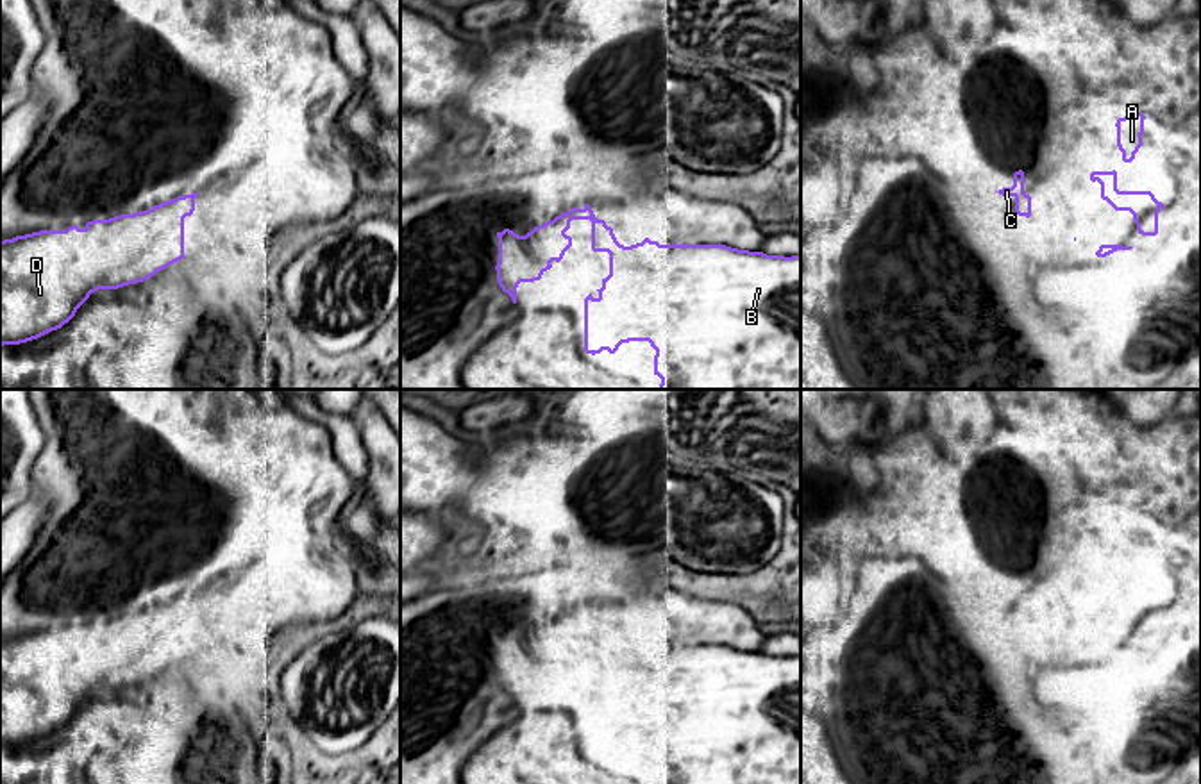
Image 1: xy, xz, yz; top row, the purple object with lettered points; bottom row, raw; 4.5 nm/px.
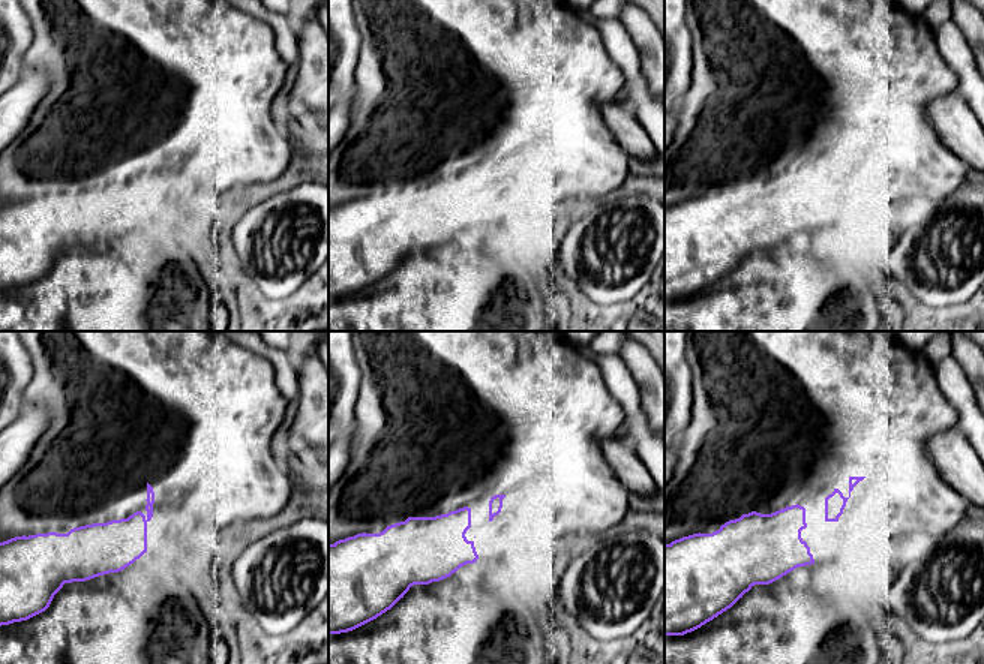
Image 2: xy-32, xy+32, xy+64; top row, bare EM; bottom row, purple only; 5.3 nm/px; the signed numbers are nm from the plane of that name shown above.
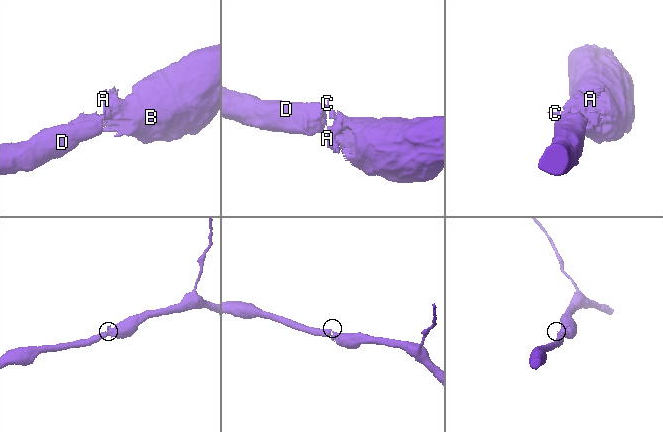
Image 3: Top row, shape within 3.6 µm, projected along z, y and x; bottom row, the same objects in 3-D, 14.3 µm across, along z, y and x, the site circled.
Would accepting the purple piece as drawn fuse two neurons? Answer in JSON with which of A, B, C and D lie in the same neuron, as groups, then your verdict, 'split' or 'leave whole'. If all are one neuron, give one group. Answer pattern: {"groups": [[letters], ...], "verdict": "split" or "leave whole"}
{"groups": [["A", "B", "C", "D"]], "verdict": "leave whole"}

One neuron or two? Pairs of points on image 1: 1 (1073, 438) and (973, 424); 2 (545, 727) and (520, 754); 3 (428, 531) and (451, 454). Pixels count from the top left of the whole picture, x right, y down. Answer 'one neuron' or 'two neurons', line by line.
1: two neurons
2: one neuron
3: two neurons

